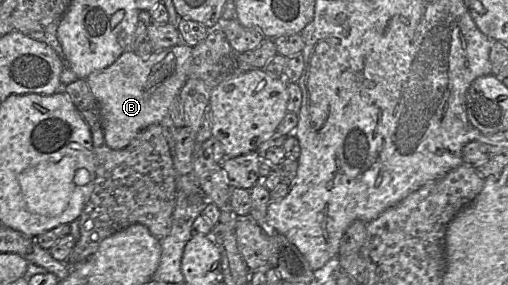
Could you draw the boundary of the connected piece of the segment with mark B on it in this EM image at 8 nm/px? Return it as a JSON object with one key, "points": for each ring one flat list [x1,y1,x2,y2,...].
{"points":[[180,42,173,47,153,52,149,57,125,51,109,67,87,77,89,89,100,109,103,136,109,148,125,148,141,130,159,124,168,114,171,103,179,96,188,79,192,50,191,46]]}

